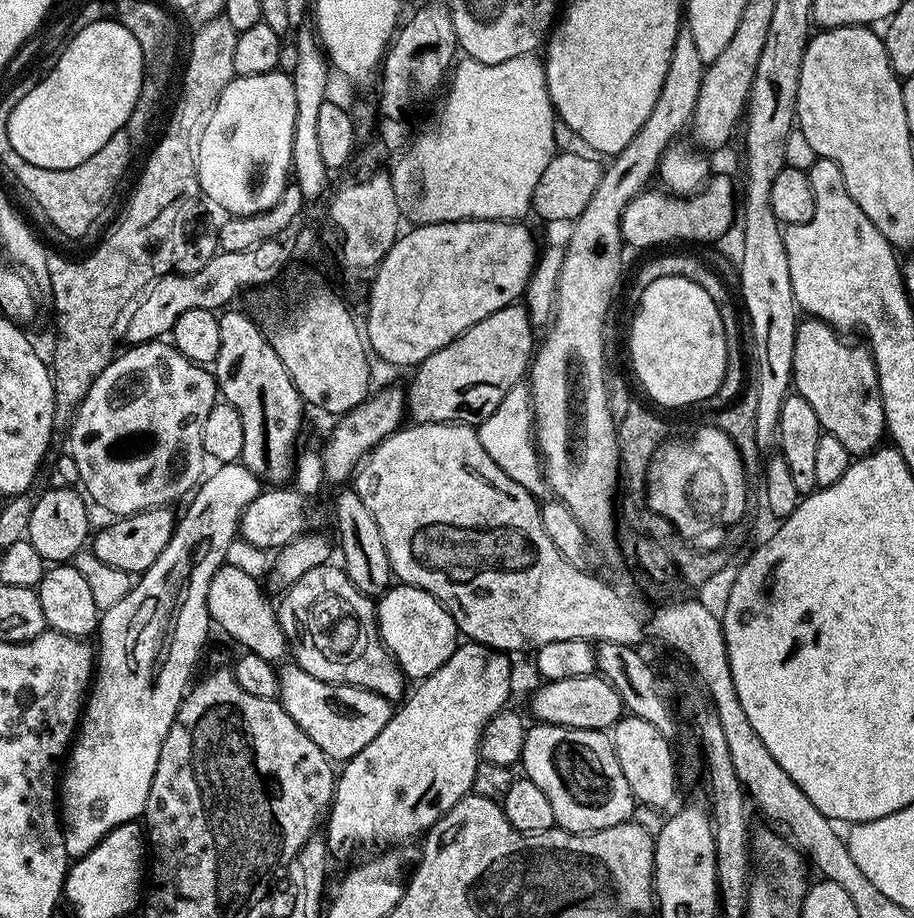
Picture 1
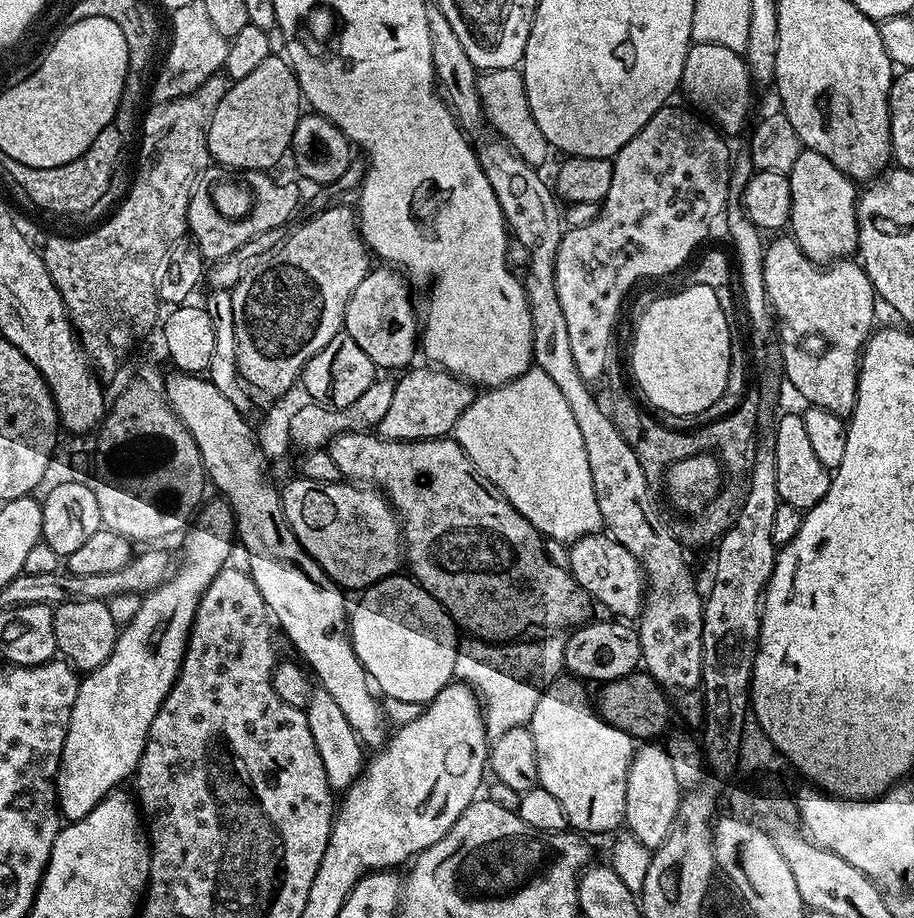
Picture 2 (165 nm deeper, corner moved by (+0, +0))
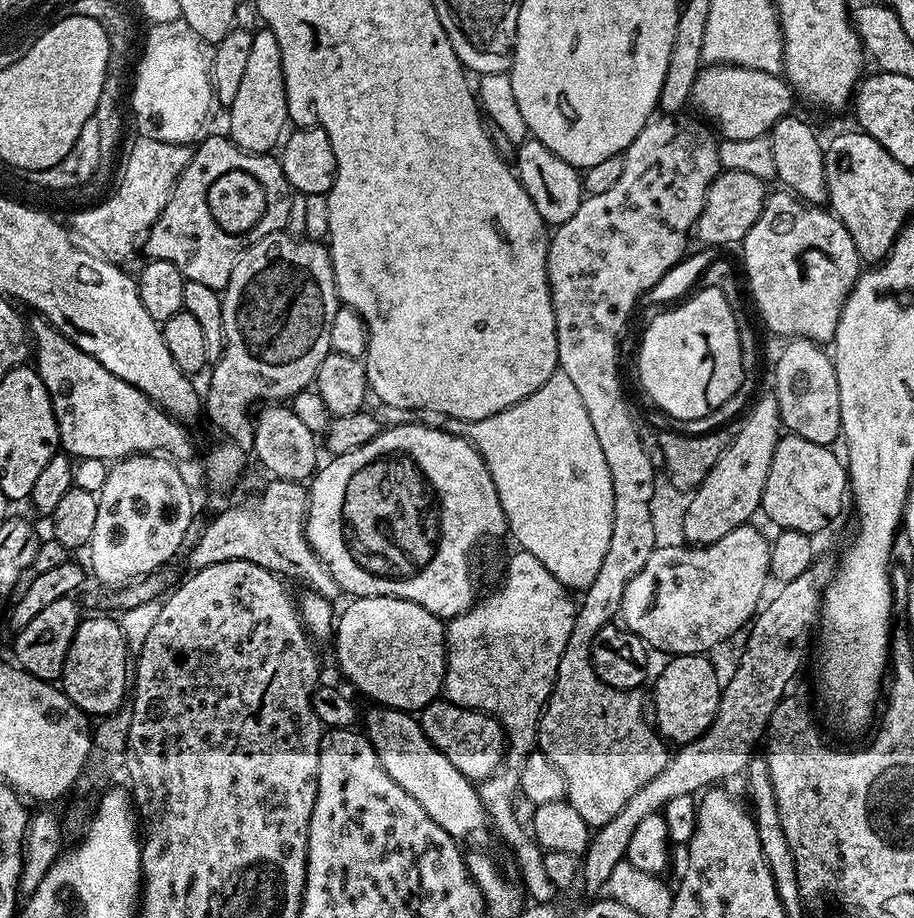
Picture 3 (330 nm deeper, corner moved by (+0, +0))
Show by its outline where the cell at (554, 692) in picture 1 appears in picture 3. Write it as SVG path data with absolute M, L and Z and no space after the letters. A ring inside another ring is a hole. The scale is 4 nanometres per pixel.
M704 654L673 656L667 661L669 664L661 670L660 677L656 680L656 720L654 716L654 727L664 737L665 741L671 742L673 745L679 746L694 742L714 722L716 711L720 705L722 676L716 673L715 666L708 659L709 657Z

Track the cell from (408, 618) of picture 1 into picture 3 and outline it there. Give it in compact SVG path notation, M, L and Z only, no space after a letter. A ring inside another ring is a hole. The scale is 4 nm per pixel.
M357 596L347 601L344 613L339 613L334 624L336 640L336 664L340 672L361 692L373 700L373 705L399 708L401 712L415 713L422 710L441 695L444 686L446 645L445 621L430 614L418 602L393 596Z

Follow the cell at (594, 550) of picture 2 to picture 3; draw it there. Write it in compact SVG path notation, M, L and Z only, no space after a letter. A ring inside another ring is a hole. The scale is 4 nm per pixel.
M749 522L738 526L730 530L726 538L718 538L718 542L699 546L684 543L656 547L650 558L646 558L644 569L634 578L630 578L626 594L622 594L619 619L623 627L644 641L649 649L656 651L657 648L660 652L668 652L669 657L711 653L711 648L716 648L723 640L730 639L740 627L743 629L755 617L765 599L764 587L770 584L770 540L754 525L755 523Z

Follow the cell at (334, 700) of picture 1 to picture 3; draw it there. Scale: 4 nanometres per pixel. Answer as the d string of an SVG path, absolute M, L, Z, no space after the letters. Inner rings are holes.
M437 698L422 709L418 719L426 738L430 738L432 745L446 754L458 770L462 770L467 780L485 780L502 767L506 758L507 737L501 724L487 712L463 708L446 698Z

